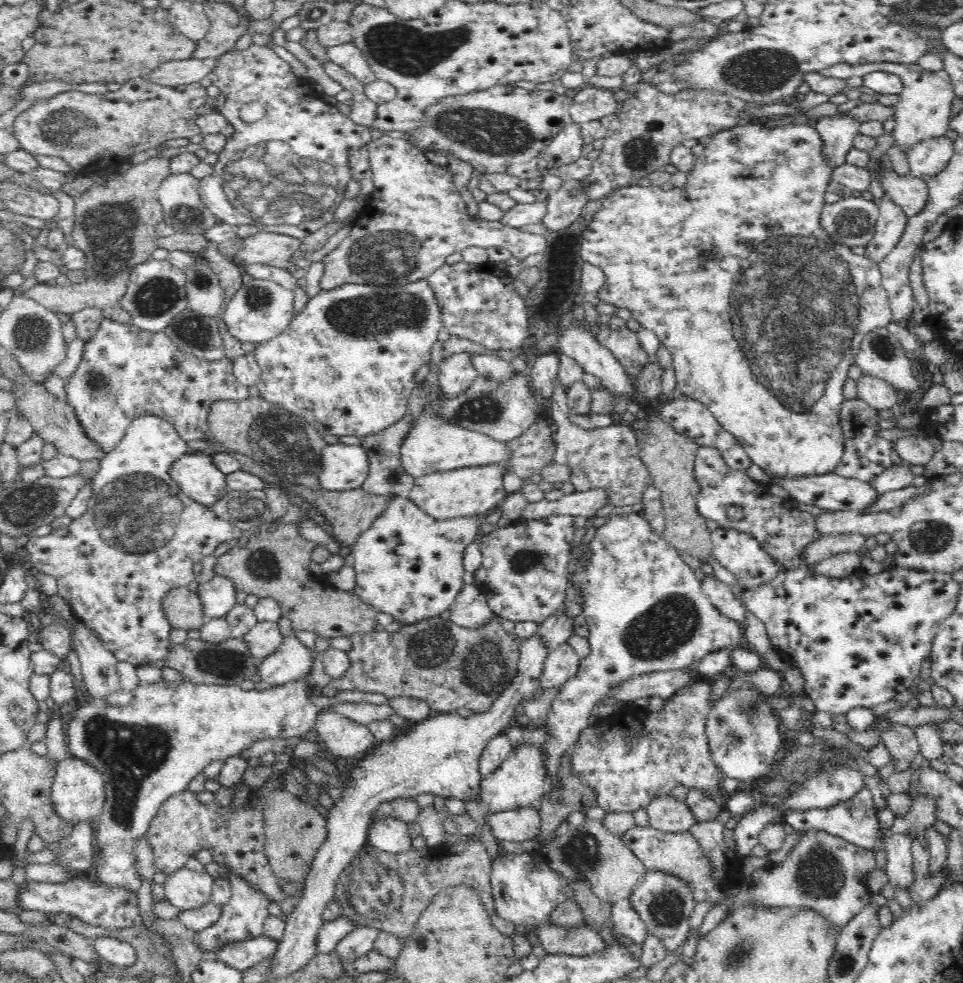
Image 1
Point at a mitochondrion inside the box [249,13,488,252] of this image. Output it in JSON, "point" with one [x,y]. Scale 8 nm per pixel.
{"point":[409,51]}

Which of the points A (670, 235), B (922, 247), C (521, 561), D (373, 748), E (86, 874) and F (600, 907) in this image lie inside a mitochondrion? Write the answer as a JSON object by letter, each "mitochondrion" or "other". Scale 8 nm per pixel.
{"A":"other","B":"other","C":"mitochondrion","D":"other","E":"other","F":"other"}

